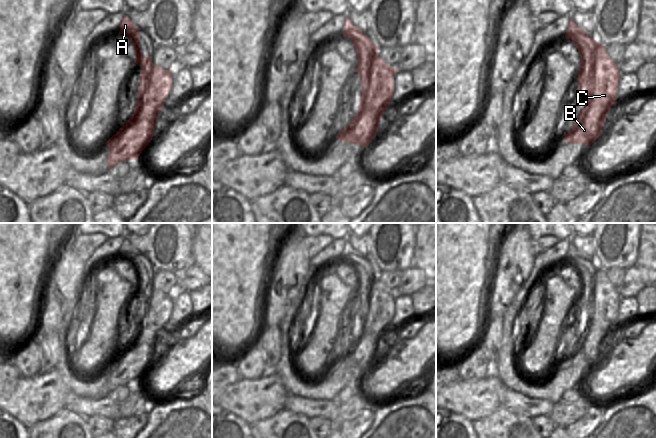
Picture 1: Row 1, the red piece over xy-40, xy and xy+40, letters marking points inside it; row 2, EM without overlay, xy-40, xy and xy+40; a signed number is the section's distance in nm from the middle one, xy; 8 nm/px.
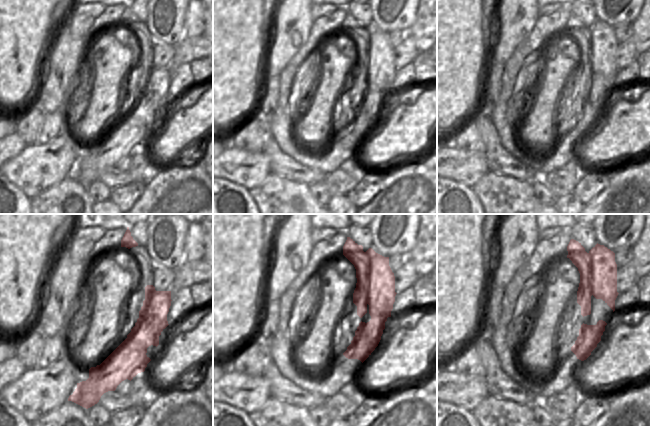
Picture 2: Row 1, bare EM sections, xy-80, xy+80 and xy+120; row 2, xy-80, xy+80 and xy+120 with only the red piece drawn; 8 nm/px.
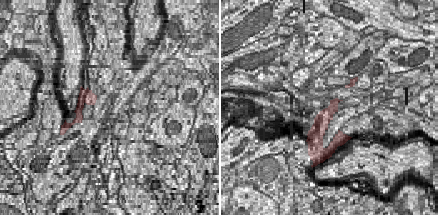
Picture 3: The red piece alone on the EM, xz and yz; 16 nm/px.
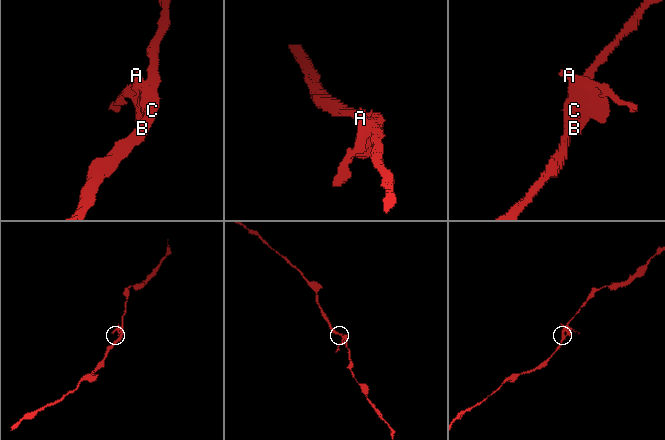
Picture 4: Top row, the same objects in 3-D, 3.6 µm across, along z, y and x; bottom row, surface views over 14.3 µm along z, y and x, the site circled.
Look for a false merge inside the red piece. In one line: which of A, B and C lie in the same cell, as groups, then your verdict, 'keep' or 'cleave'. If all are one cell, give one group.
A / B C; cleave

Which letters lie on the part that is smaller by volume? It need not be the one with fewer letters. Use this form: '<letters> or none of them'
A

